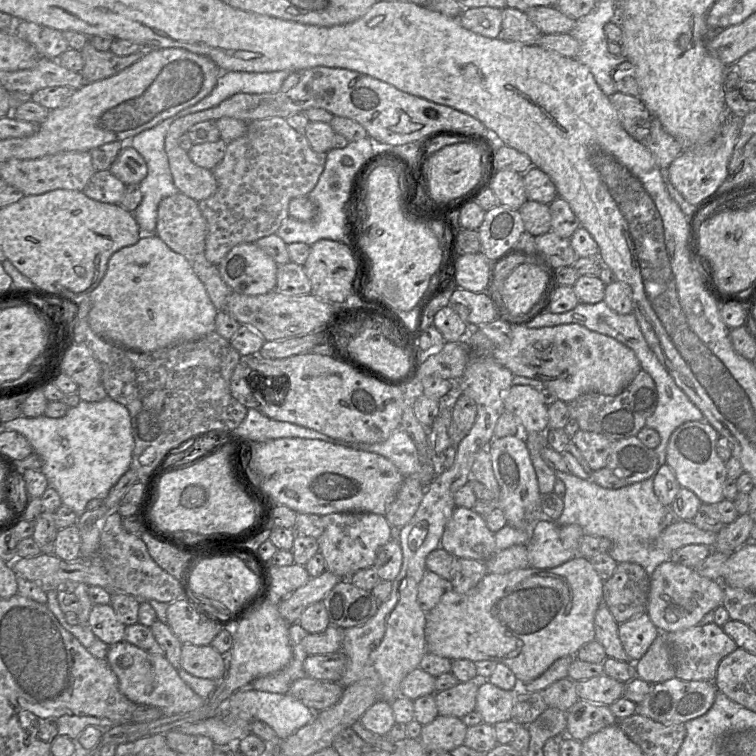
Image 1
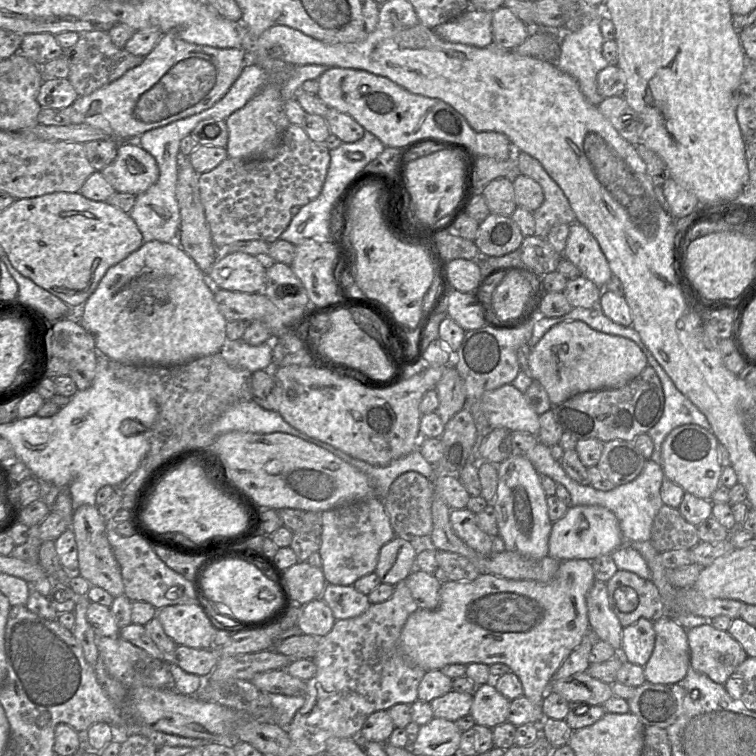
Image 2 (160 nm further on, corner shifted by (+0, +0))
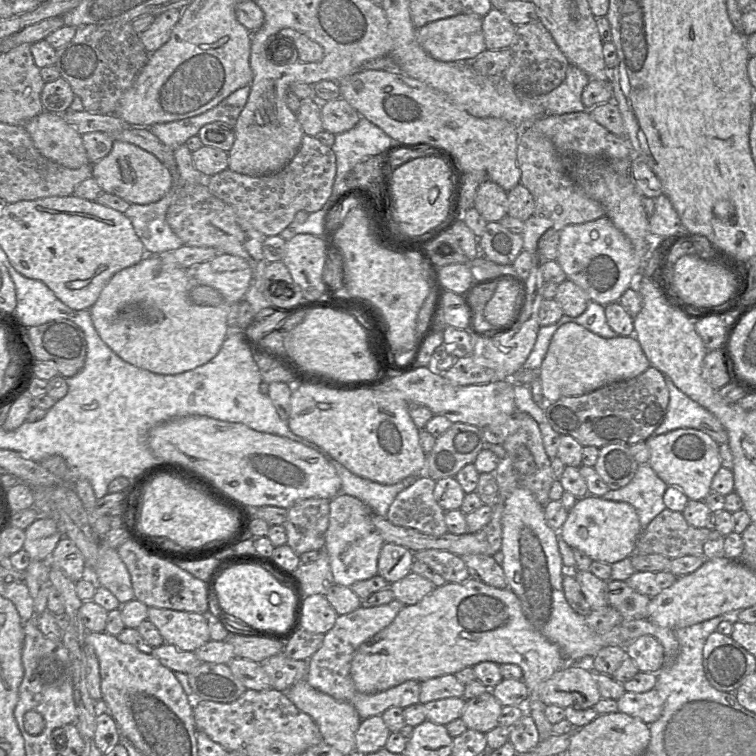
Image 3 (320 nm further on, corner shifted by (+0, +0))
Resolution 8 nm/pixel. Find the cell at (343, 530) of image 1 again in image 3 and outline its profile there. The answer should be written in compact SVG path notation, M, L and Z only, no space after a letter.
M339 493L330 500L329 524L324 548L329 557L334 583L350 587L377 574L378 557L384 540L372 523L372 509L350 495Z

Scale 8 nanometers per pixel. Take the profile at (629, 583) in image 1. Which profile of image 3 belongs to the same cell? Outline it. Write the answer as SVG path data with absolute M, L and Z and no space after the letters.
M608 580L606 595L608 605L617 609L623 620L648 619L651 598L633 590L626 581Z

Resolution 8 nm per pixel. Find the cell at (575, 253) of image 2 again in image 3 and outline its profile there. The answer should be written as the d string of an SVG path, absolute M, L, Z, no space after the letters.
M607 216L582 224L570 224L560 230L556 261L565 272L568 280L582 288L591 301L602 305L619 301L625 290L634 286L637 278L641 275L641 259L635 252L631 241L615 227Z

